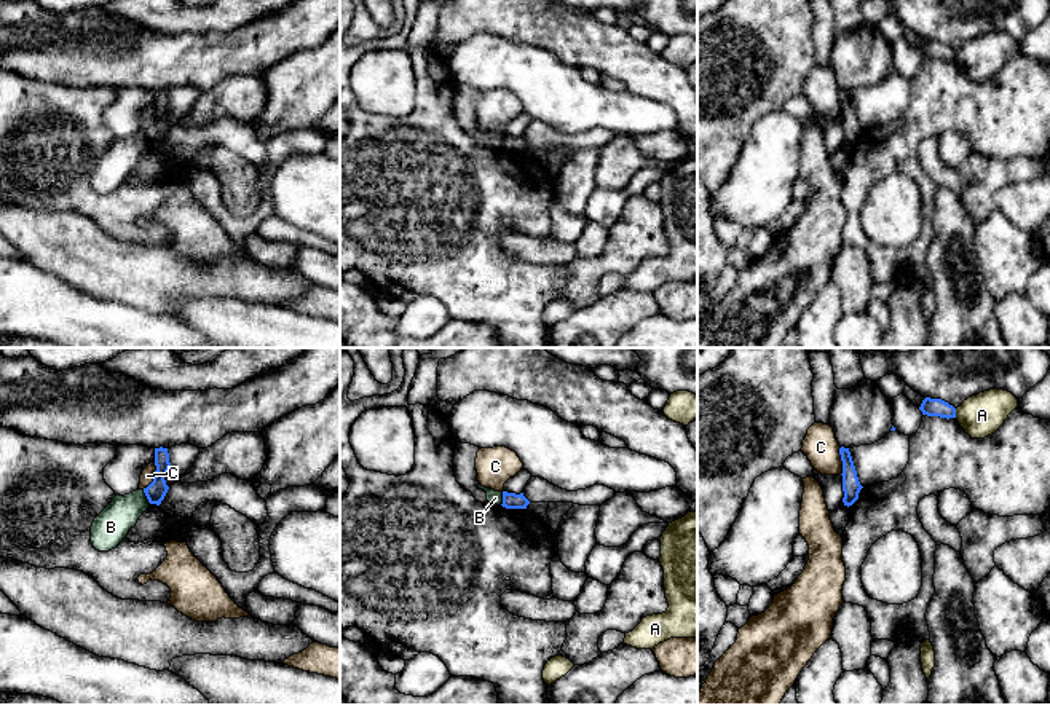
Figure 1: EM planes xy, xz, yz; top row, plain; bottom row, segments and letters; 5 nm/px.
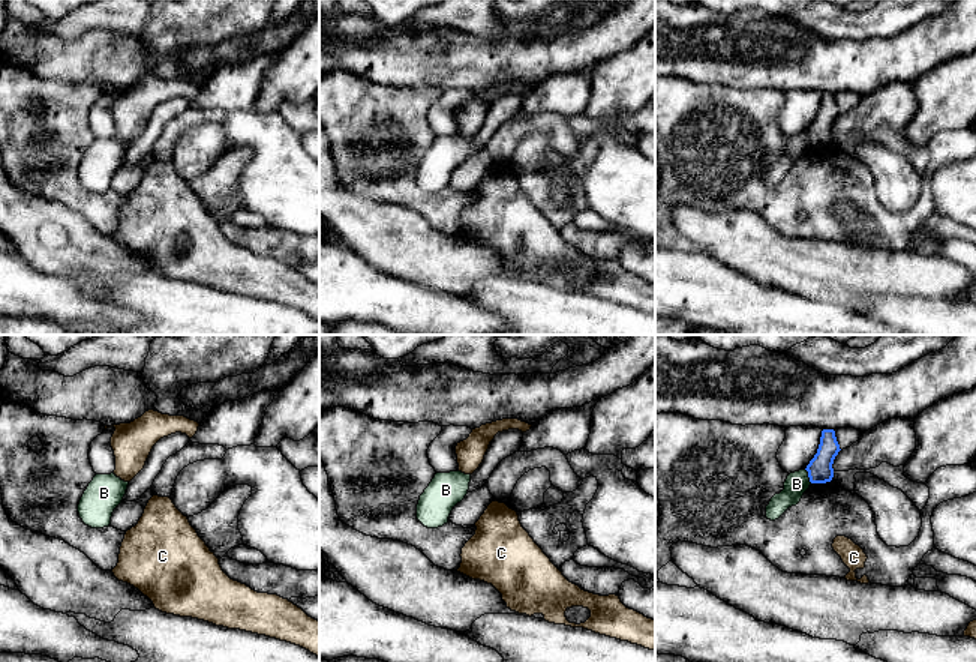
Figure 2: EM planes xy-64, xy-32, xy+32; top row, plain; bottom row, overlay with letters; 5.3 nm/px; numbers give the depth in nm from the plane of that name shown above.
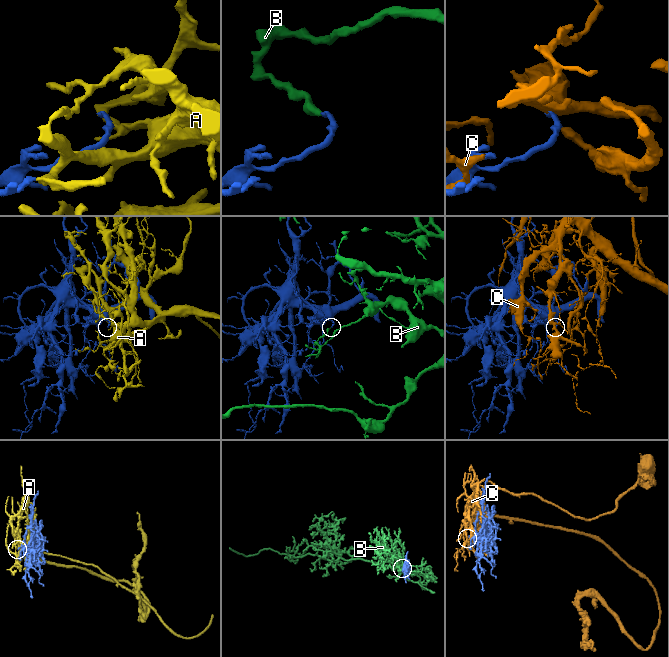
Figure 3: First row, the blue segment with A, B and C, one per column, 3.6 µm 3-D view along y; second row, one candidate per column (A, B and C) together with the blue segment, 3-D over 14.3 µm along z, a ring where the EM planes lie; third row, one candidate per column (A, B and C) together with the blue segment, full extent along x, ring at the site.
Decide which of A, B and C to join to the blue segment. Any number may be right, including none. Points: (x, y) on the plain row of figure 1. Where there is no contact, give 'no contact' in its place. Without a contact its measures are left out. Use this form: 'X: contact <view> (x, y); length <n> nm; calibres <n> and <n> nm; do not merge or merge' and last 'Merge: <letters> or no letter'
A: contact yz (955, 56); length 50 nm; calibres 100 and 220 nm; do not merge
B: contact xy (146, 137); length 80 nm; calibres 100 and 180 nm; do not merge
C: contact xy (155, 118); length 160 nm; calibres 100 and 70 nm; do not merge
Merge: no letter

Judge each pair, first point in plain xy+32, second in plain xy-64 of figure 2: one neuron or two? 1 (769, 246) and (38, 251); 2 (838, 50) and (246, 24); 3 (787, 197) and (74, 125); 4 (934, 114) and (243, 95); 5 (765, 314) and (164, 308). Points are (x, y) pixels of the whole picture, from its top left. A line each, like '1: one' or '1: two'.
1: one
2: two
3: one
4: two
5: two

